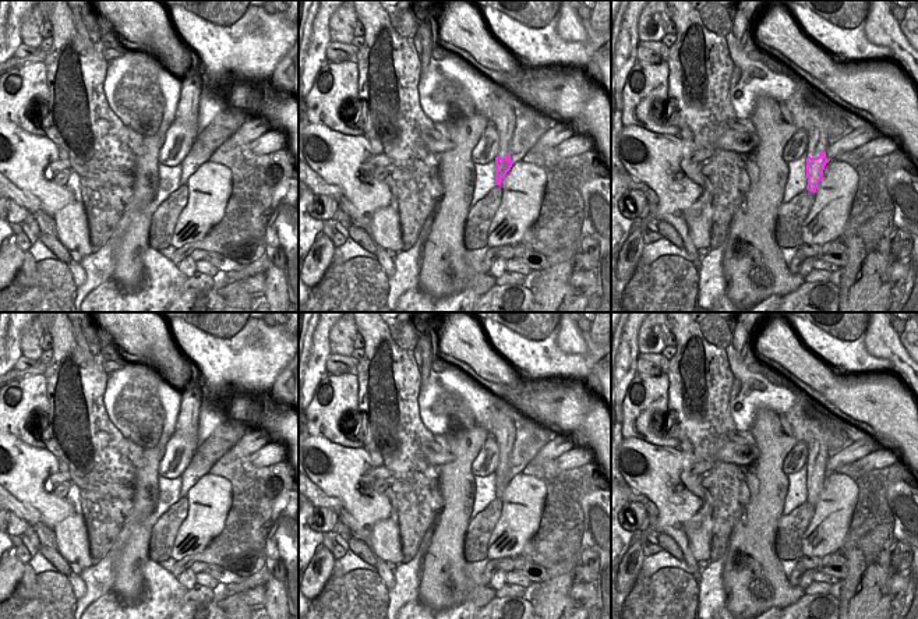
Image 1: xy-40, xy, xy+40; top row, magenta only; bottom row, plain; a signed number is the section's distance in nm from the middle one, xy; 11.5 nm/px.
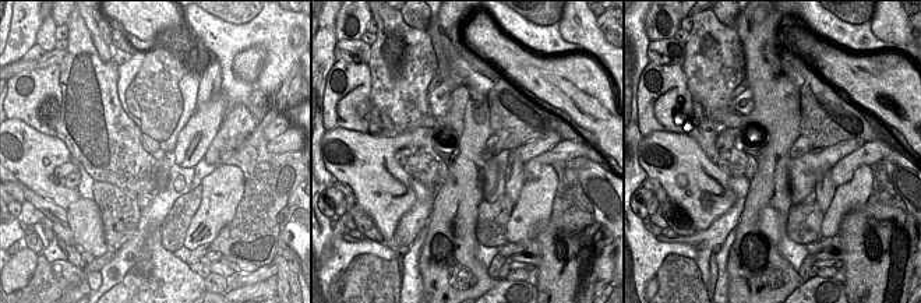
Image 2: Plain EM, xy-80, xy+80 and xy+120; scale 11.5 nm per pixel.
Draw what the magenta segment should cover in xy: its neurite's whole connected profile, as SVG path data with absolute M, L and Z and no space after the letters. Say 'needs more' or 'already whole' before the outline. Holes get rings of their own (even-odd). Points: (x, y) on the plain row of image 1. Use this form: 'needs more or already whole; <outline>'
already whole; M509 464L505 470L495 470L495 498L501 499L502 491L506 488L511 480L512 474Z

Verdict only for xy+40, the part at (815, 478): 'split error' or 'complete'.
complete

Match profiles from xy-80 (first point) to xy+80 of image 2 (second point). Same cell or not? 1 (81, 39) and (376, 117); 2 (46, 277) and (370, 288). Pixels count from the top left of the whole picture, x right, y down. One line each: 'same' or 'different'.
1: different
2: same

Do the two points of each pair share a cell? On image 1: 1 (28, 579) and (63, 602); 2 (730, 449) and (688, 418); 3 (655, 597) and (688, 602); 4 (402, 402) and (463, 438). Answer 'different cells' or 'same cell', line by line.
1: same cell
2: different cells
3: same cell
4: different cells

